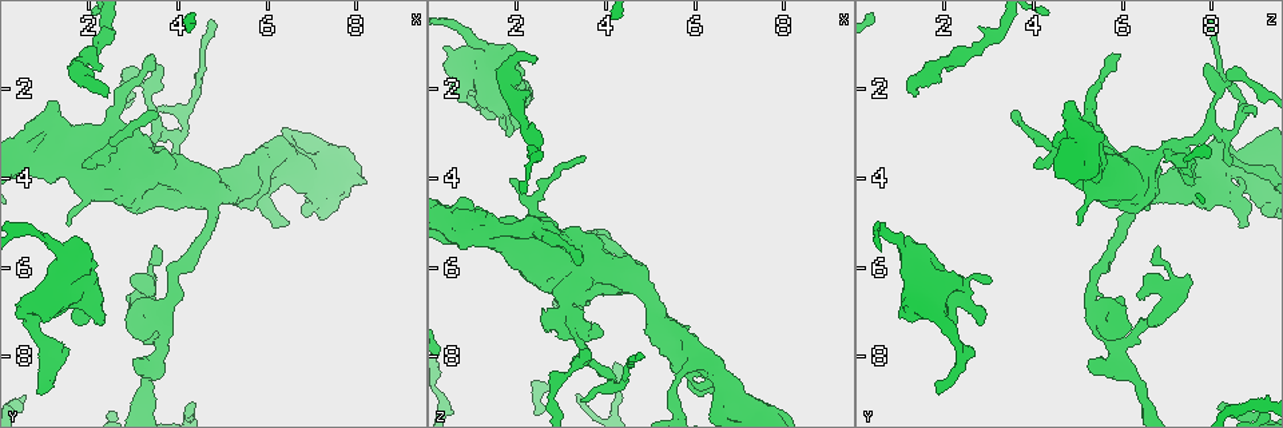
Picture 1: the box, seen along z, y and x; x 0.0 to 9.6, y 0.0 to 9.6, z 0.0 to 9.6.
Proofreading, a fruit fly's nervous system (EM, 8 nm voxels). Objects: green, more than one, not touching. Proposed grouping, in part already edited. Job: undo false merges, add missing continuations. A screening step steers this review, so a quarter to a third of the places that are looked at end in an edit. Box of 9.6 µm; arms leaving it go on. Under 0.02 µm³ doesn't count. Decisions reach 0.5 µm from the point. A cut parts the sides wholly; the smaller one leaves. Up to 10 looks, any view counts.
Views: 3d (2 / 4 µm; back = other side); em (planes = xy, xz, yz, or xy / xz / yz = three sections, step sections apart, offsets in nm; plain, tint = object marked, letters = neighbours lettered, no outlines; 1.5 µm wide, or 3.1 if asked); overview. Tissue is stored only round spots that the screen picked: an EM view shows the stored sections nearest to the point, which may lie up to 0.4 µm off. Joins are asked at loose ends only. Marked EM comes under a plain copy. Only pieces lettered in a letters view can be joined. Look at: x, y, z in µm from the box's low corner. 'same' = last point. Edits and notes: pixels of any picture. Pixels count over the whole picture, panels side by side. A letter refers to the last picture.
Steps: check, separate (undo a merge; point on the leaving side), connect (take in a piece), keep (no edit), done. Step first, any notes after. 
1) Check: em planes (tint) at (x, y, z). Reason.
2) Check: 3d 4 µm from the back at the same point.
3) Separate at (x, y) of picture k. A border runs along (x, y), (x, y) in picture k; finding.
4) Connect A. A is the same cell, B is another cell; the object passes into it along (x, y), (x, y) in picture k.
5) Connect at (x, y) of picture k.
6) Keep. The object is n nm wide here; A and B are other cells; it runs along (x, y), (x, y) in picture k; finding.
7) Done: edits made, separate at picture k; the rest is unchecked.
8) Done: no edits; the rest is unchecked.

Check: em xy step 4 (letters) at (1.80, 3.65, 4.00). An open end.

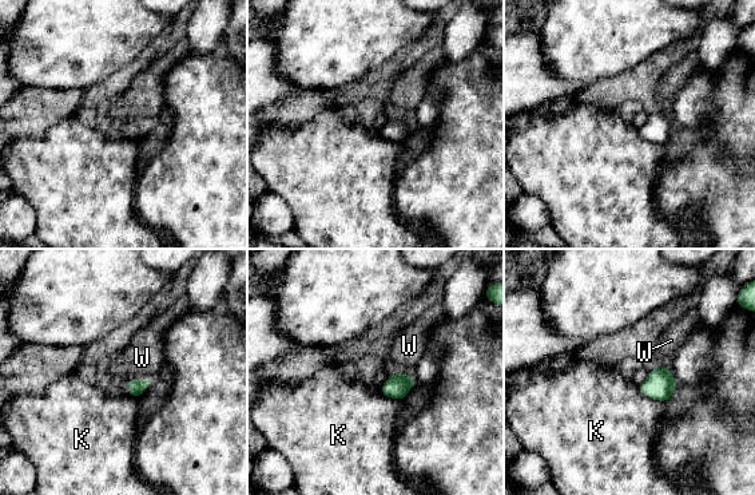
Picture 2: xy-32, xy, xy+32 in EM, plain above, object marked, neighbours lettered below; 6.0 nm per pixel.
Keep. The object is 100 nm wide here; K and W are other cells; a border runs along (150, 380), (127, 381) in picture 2; none of them fits.

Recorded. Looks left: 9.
Check: em planes (letters) at (3.45, 1.25, 5.95). An open end.

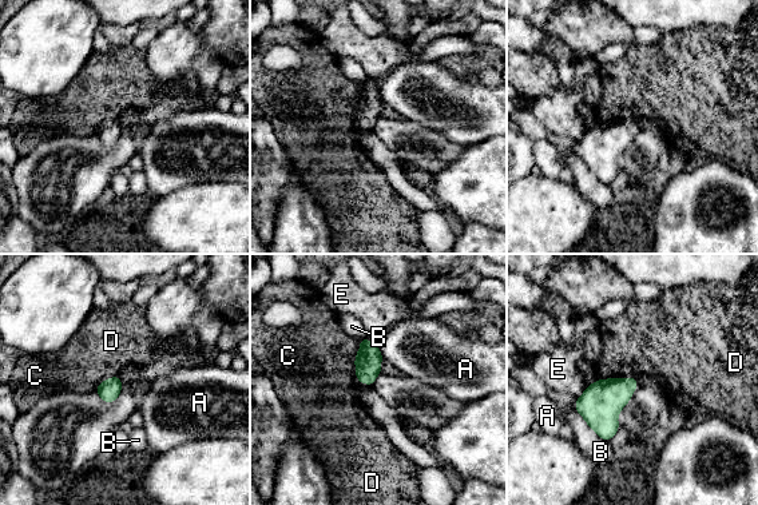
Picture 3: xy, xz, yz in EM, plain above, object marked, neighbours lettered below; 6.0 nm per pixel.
Keep. The object is 140 nm wide here; A, B, C, D and E are other cells; a border runs along (635, 376), (615, 378) in picture 3; none of them fits.

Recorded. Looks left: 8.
Check: em planes (tint) at (2.10, 6.55, 2.30). Sharp bend.

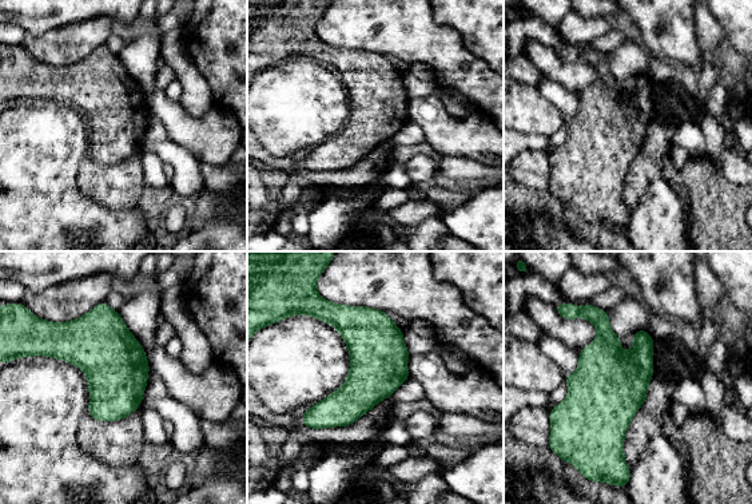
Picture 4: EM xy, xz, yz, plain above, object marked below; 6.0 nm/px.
Check: em planes (letters) at the same point.

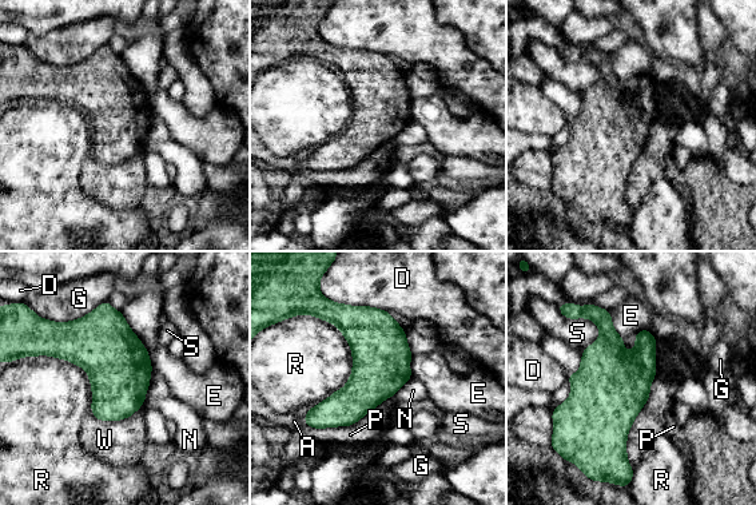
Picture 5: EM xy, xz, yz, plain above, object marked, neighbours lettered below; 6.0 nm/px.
Keep. The object is 360 nm wide here; A, D, E, G, N, P, R, S and W are other cells; a border runs along (152, 370), (143, 404) in picture 5; continuous, no second neuron.

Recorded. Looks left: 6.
Check: em xy step 4 (tint) at (3.55, 5.55, 6.75). An open end.

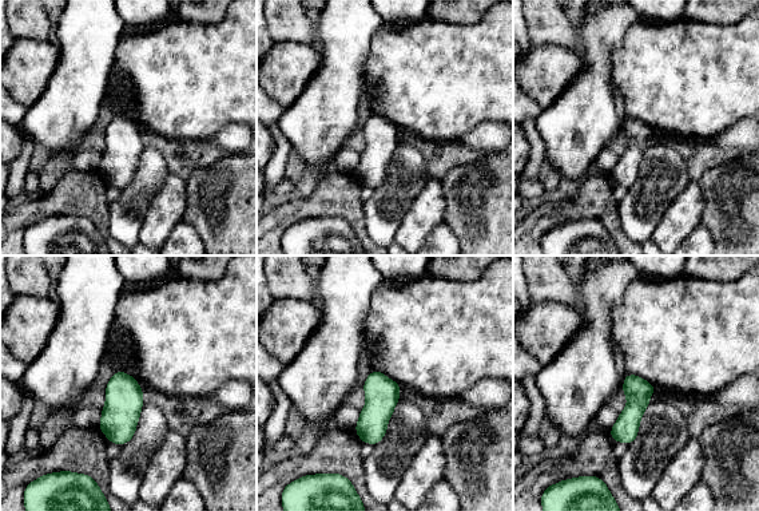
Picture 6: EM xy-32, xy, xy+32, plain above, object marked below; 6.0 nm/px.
Check: em planes (letters) at the same point. Cut it another way.

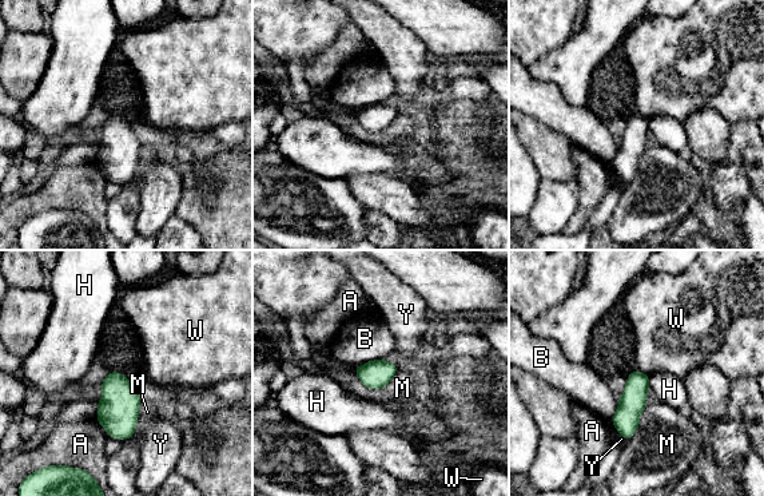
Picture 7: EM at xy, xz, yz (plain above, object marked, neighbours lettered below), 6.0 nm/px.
Keep. A, B, H, M, W and Y are other cells; a border runs along (635, 369), (648, 376) in picture 7; none of them fits.

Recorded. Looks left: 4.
Done: no edits; the rest is unchecked.

